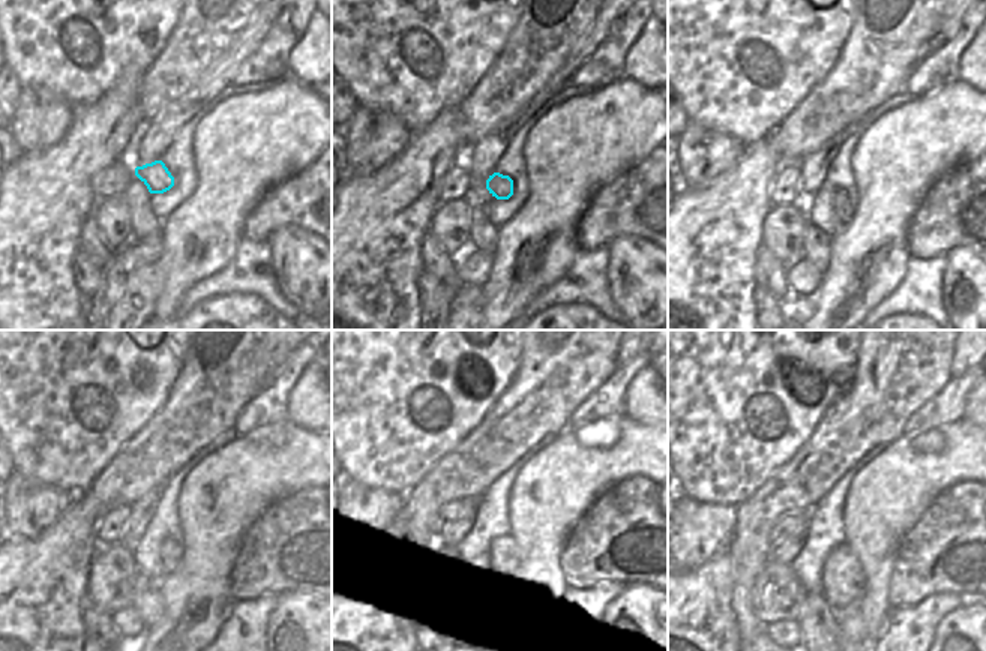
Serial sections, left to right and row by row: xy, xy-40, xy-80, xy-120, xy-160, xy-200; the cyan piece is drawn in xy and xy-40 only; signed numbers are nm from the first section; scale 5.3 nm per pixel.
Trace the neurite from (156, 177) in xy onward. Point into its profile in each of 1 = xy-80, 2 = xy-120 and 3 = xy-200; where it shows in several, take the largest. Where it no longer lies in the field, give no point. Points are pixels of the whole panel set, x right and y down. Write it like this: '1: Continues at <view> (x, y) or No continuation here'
1: Continues at xy-80 (845, 212)
2: Continues at xy-120 (170, 552)
3: Continues at xy-200 (842, 578).

